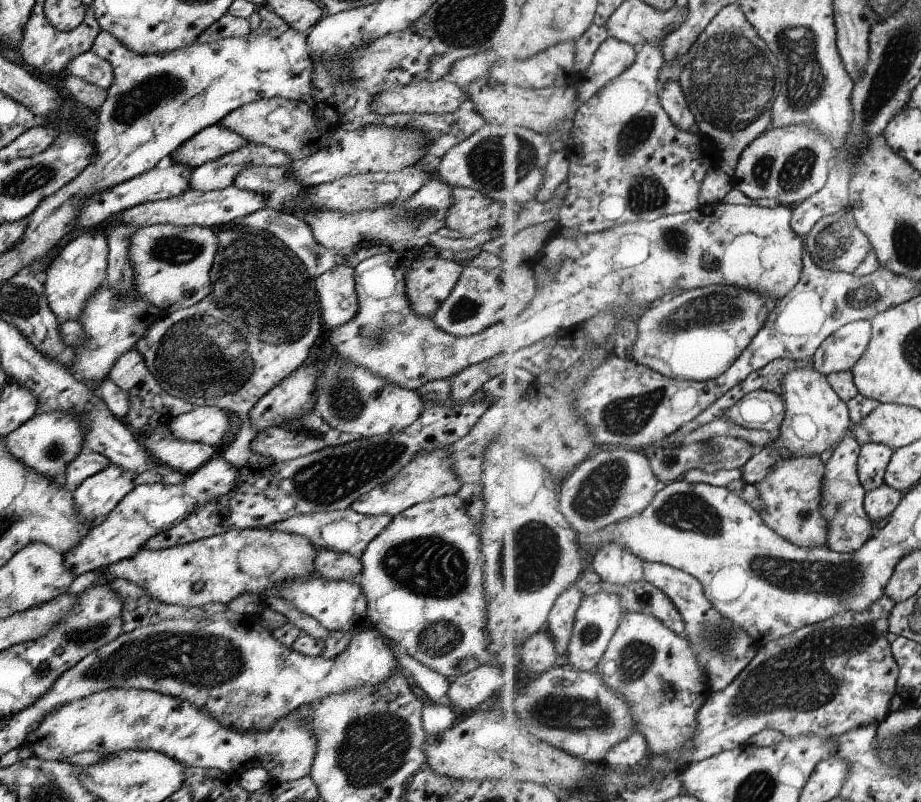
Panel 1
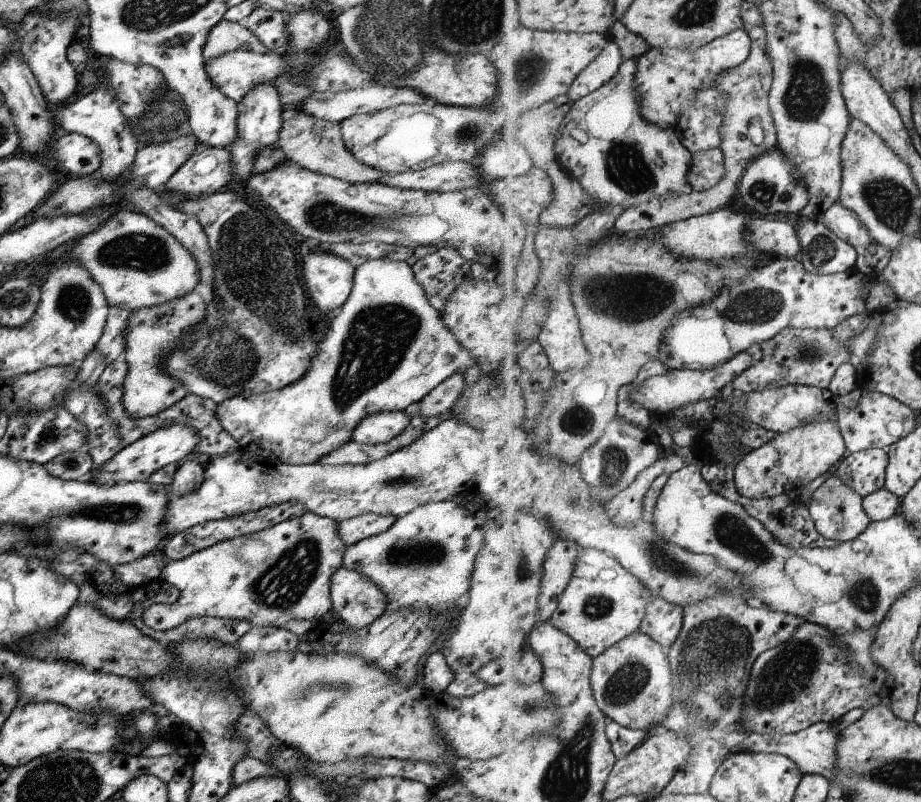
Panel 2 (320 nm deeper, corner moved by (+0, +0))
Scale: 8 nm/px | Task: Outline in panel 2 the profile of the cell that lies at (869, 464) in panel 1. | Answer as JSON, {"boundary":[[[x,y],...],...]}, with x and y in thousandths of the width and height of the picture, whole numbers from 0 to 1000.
{"boundary":[[[964,559],[922,565],[906,585],[917,603],[937,621],[962,608],[962,586],[966,576]]]}

